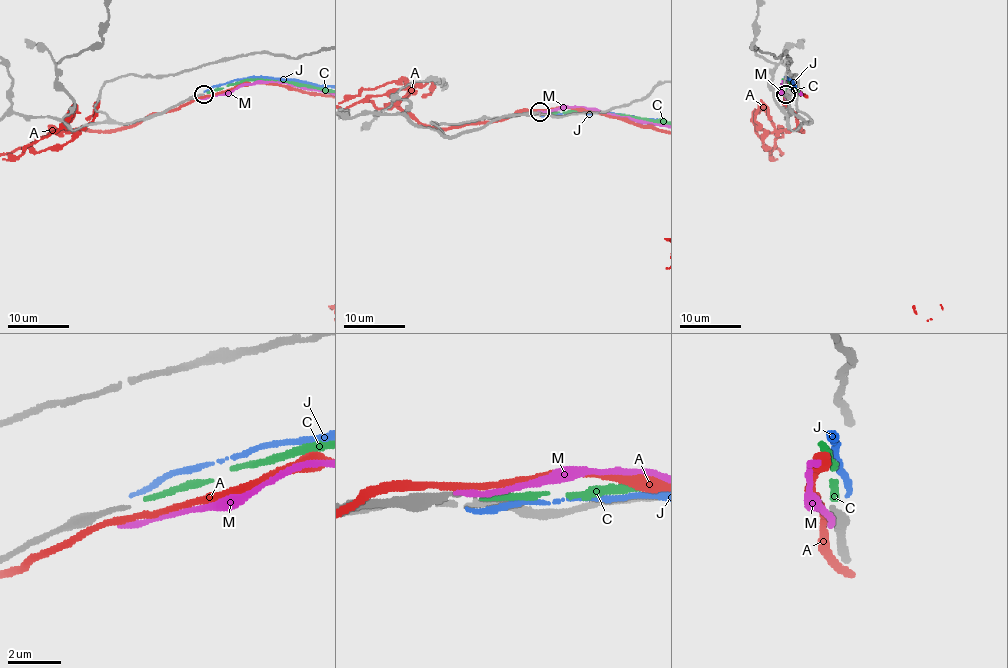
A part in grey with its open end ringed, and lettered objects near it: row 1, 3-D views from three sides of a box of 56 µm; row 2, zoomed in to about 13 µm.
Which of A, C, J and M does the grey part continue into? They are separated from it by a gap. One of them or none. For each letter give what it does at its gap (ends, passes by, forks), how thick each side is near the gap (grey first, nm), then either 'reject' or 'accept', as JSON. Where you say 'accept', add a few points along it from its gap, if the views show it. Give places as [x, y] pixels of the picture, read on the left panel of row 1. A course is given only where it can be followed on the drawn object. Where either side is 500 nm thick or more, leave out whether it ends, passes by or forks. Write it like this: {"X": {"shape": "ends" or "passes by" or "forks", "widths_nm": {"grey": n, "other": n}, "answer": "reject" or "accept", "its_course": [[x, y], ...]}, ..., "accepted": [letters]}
{"A": {"shape": "passes by", "widths_nm": {"grey": 170, "other": 240}, "answer": "reject"}, "C": {"shape": "ends", "widths_nm": {"grey": 170, "other": 220}, "answer": "accept"}, "J": {"shape": "ends", "widths_nm": {"grey": 170, "other": 170}, "answer": "reject"}, "M": {"shape": "ends", "widths_nm": {"grey": 170, "other": 240}, "answer": "reject"}, "accepted": ["C"]}

